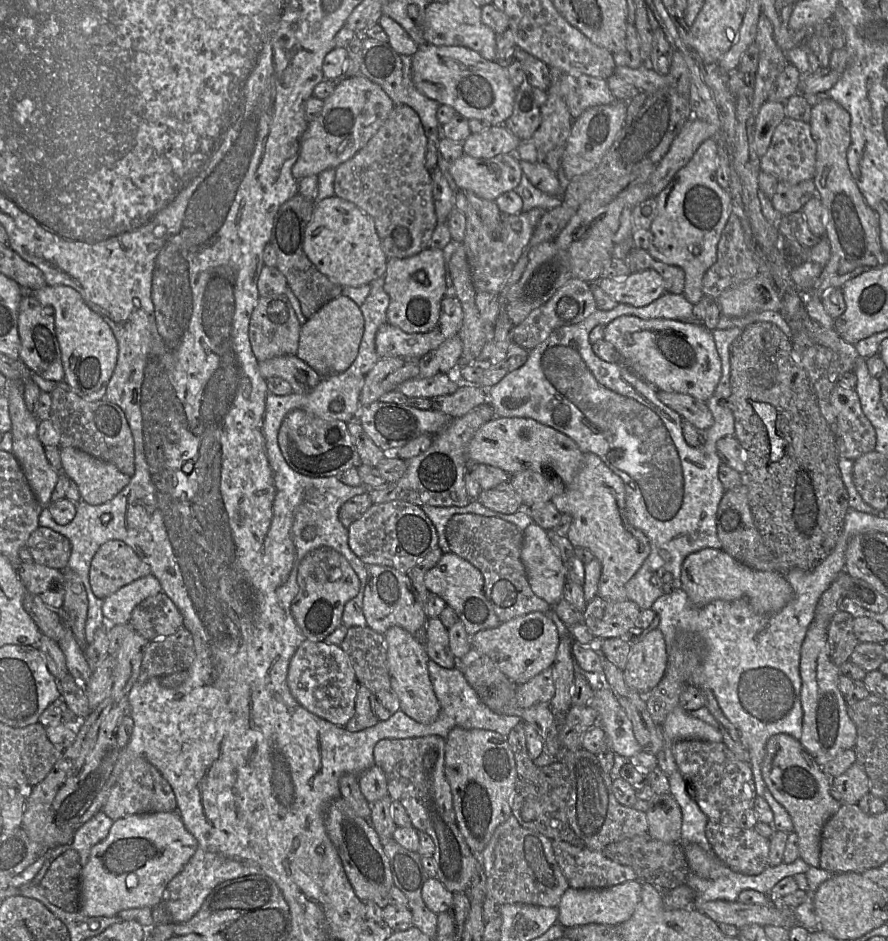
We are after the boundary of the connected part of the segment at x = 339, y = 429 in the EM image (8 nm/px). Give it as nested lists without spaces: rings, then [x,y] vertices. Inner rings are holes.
[[[294,409],[284,417],[278,432],[278,444],[288,465],[309,477],[337,478],[336,475],[345,470],[362,465],[347,423],[325,420],[301,409]]]

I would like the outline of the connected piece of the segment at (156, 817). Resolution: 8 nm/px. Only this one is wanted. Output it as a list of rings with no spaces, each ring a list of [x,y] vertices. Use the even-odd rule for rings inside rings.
[[[177,810],[130,815],[113,822],[106,838],[92,847],[80,879],[79,911],[89,917],[113,917],[122,910],[153,908],[167,895],[168,883],[198,848]]]

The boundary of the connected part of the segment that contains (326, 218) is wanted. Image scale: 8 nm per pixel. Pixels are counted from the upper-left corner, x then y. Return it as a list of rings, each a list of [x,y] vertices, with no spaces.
[[[336,195],[315,201],[312,218],[305,229],[303,250],[322,274],[342,287],[369,285],[371,281],[384,276],[387,267],[388,259],[382,250],[372,217]]]

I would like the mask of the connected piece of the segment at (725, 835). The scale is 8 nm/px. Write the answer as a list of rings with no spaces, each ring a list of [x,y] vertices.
[[[708,821],[705,834],[714,854],[732,871],[755,876],[769,867],[770,839],[761,836],[755,828],[736,828]]]

